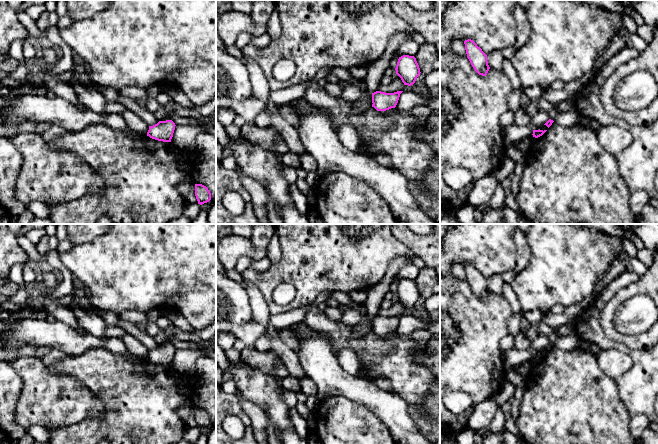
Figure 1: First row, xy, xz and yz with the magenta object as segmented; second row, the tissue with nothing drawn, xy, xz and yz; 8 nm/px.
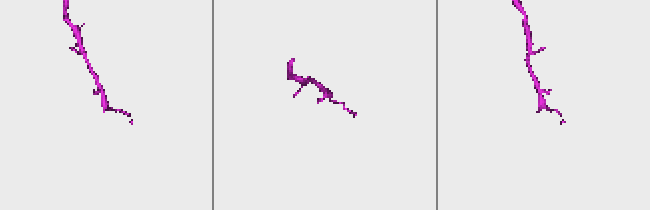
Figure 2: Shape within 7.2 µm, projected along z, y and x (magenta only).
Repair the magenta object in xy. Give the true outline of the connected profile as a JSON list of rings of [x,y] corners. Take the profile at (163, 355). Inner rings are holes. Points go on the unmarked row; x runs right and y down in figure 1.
[[[172,344],[159,345],[157,348],[149,350],[147,360],[158,365],[171,366],[175,350]]]

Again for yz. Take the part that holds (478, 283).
[[[471,263],[465,264],[464,268],[467,282],[469,283],[474,294],[479,299],[486,300],[490,293],[487,285],[487,279]]]

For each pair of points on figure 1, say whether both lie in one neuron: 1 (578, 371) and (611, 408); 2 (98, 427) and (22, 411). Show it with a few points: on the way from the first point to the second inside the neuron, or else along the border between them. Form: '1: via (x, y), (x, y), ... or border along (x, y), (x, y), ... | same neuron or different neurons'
1: via (583, 380), (602, 399) | same neuron
2: border along (100, 417), (86, 417), (78, 422), (54, 428) | different neurons

